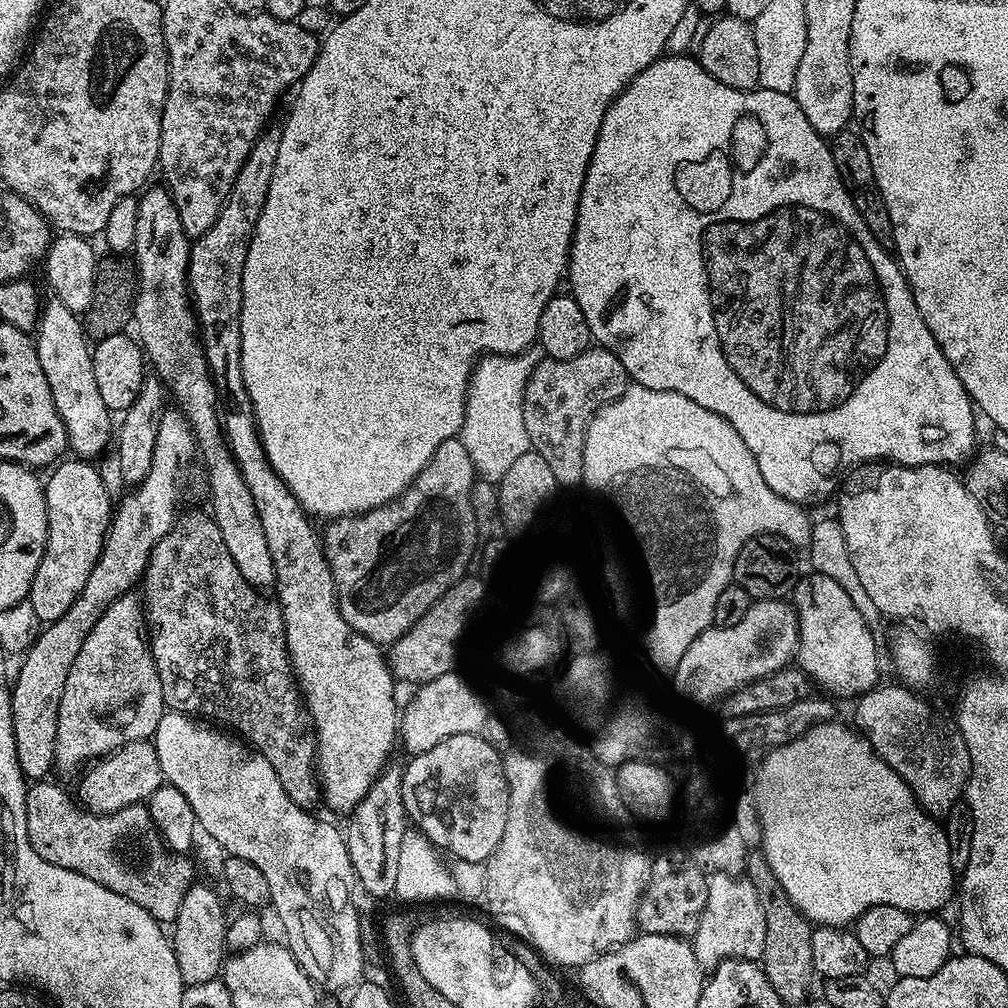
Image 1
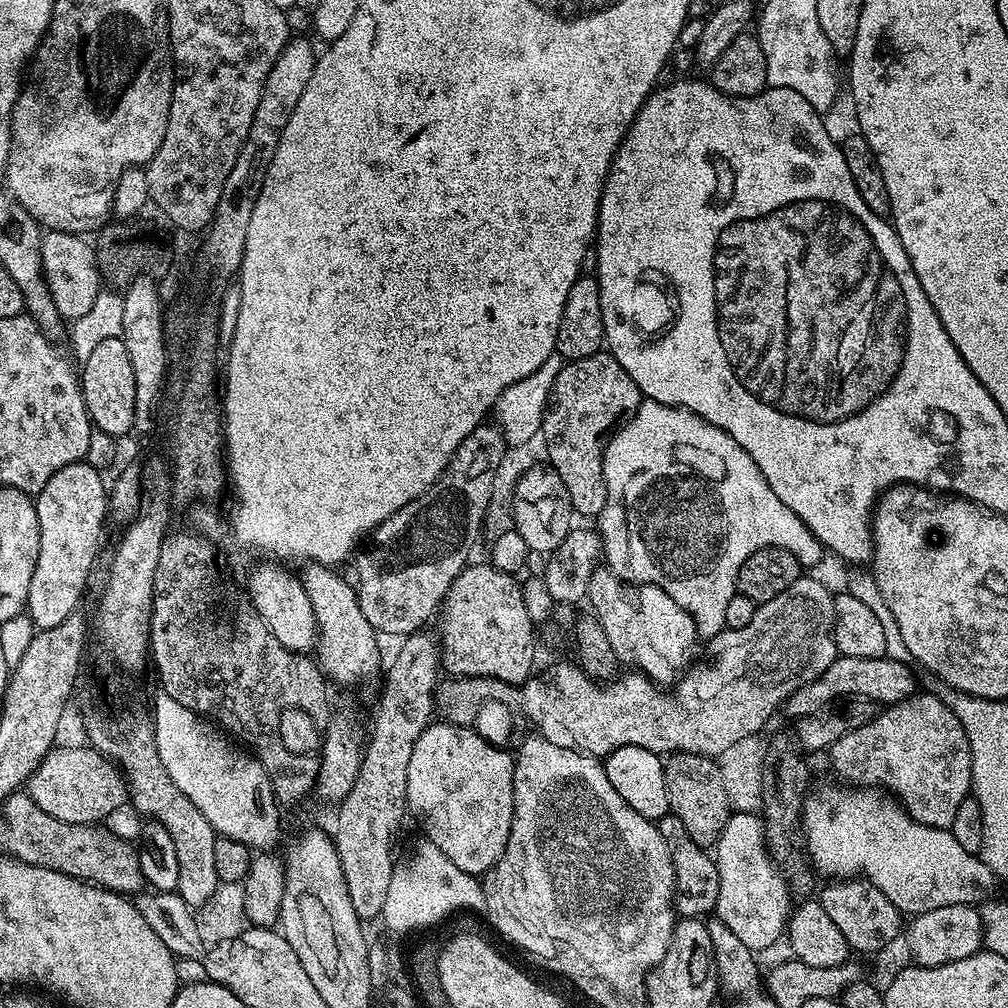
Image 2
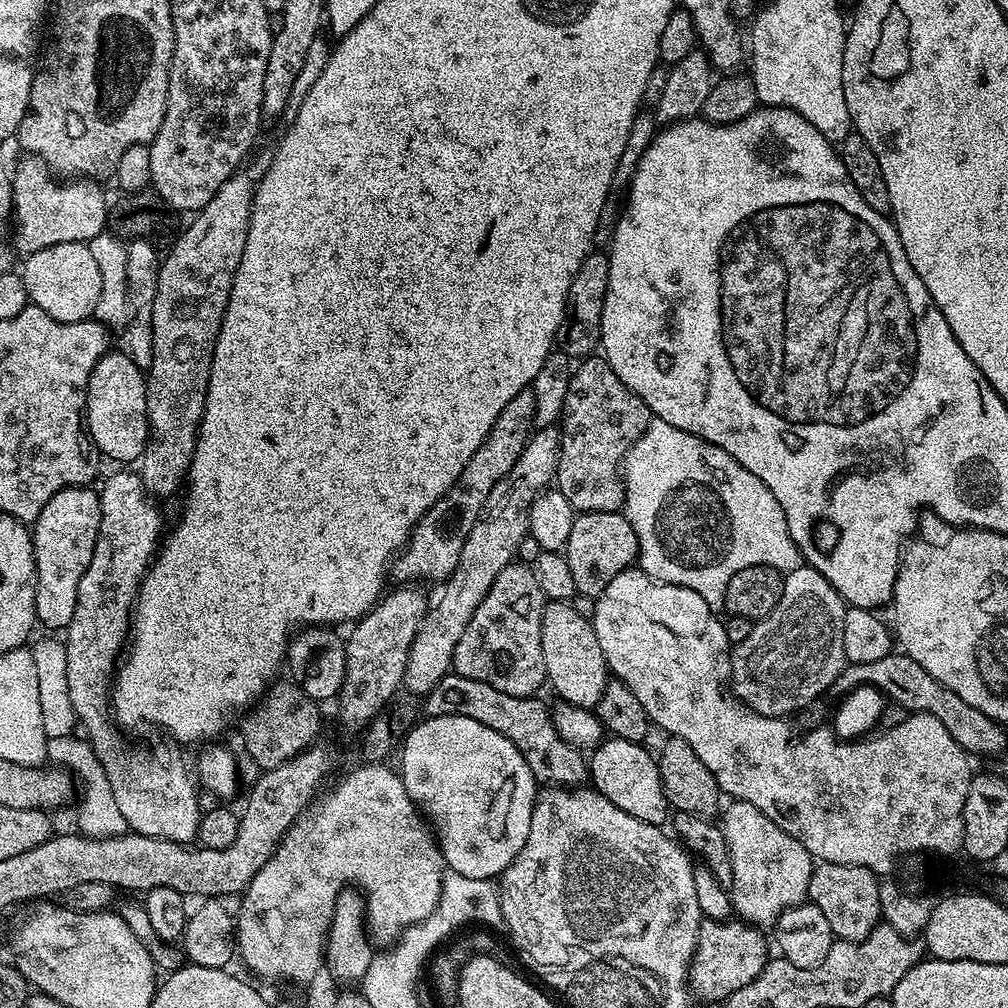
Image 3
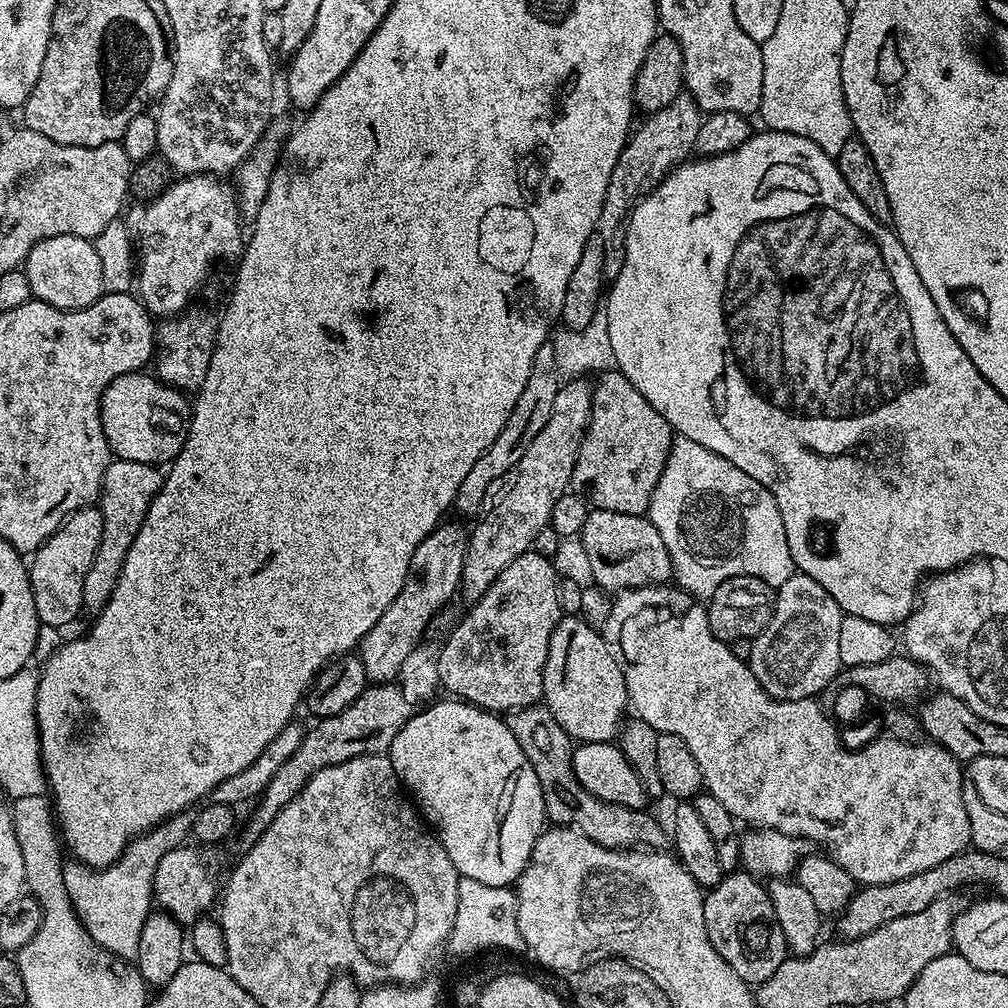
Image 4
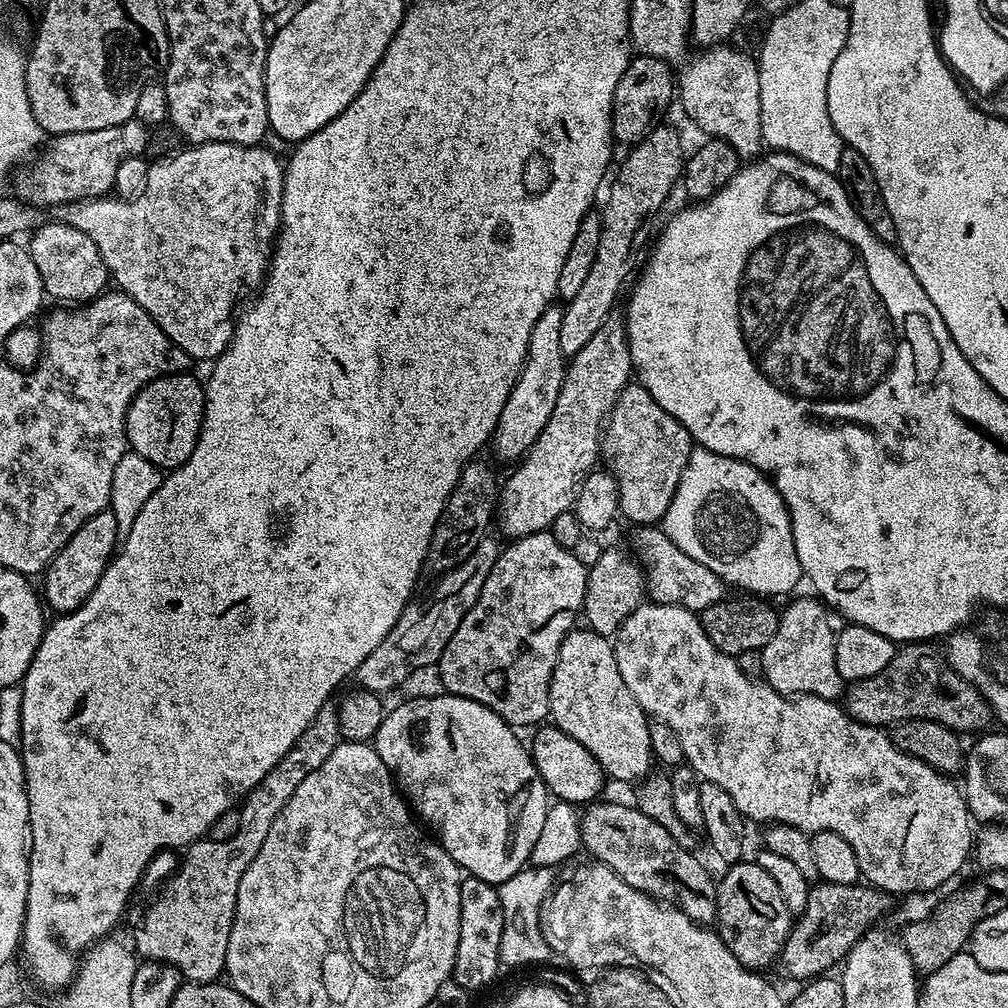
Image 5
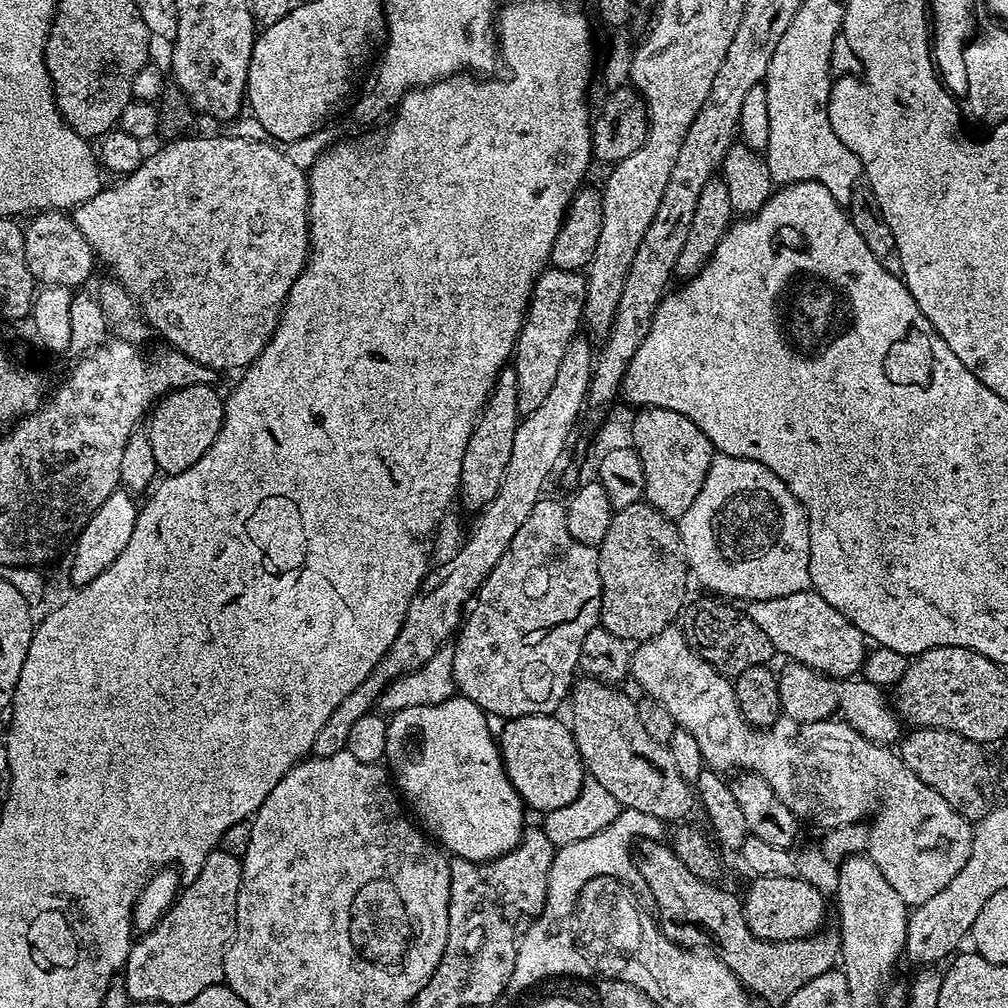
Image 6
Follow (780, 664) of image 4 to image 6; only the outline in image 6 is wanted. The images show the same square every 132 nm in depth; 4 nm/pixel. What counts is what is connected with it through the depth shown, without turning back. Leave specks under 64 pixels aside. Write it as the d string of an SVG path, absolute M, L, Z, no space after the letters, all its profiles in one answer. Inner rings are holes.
M797 662L785 663L784 669L779 669L778 677L778 694L780 695L780 712L789 716L794 722L799 724L809 724L810 722L818 722L835 717L837 713L850 725L854 730L858 730L866 739L872 740L875 744L892 746L901 739L902 720L893 711L889 697L886 695L885 689L874 686L874 682L863 678L833 678L825 676L822 672L816 672L812 668L806 667L805 664Z

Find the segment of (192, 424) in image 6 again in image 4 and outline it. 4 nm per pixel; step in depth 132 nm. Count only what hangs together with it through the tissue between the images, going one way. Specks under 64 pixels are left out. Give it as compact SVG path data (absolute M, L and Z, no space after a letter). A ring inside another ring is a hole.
M141 370L124 374L106 386L100 399L102 430L115 459L164 466L184 449L194 408L181 389L171 388L155 375L146 373Z

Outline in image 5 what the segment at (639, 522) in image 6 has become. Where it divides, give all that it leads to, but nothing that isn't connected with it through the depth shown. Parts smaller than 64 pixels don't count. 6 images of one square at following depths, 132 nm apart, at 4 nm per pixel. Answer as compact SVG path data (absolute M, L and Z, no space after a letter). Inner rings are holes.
M608 548L588 568L582 613L589 619L589 629L607 638L615 637L622 622L626 622L633 610L646 600L644 569L639 559L629 552L623 552L620 548Z

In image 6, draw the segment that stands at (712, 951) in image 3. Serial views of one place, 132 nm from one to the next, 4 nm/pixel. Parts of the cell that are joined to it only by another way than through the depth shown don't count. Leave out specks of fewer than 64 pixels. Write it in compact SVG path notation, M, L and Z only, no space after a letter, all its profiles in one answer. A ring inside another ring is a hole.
M799 875L756 876L753 884L742 892L742 911L746 926L760 940L793 940L803 936L812 936L821 931L824 920L824 896L808 880L799 880Z

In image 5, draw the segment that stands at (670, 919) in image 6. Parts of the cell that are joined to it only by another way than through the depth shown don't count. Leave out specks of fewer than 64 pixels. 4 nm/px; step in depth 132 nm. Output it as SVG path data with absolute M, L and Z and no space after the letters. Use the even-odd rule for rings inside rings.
M600 803L585 807L580 817L583 851L588 851L593 861L614 870L622 882L634 886L639 892L647 892L661 902L674 901L675 907L683 910L691 920L711 925L716 918L717 881L714 876L712 880L707 866L695 856L697 853L674 842L670 830L658 826L654 818L646 818L646 814L631 803ZM820 882L809 891L806 910L799 913L798 919L792 925L792 933L788 936L788 941L784 944L778 957L779 967L784 967L784 972L788 976L793 976L799 982L807 982L813 978L819 978L829 970L841 963L848 951L863 938L864 933L877 923L879 916L884 916L892 908L893 897L889 893L881 892L878 888L873 888L864 882L855 884L836 885Z

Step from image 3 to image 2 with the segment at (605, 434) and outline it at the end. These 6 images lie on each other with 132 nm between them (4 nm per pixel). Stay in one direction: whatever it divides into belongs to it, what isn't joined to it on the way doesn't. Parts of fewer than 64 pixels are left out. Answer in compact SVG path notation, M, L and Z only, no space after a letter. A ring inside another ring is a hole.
M607 350L595 352L590 358L567 361L558 378L554 378L540 433L546 438L547 463L562 478L577 517L599 517L602 506L606 506L606 482L602 474L606 437L636 413L641 399L634 378L618 366Z

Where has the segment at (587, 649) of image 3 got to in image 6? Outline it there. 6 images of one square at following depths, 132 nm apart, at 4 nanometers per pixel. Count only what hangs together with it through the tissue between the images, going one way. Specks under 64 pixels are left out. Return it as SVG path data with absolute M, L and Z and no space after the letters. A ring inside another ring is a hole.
M580 679L575 681L570 693L570 727L587 775L596 778L599 785L617 799L621 809L642 810L642 814L650 814L661 822L687 821L692 807L695 809L698 804L693 785L678 774L668 746L654 742L654 738L646 734L638 719L636 700L603 680Z

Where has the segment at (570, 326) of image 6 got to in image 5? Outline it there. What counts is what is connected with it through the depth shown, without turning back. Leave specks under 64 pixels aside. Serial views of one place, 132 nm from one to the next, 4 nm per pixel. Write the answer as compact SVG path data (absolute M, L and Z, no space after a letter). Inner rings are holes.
M553 306L544 311L538 322L534 322L524 369L520 372L518 382L514 382L514 390L510 390L510 398L506 398L506 406L502 406L498 426L490 441L490 448L496 451L500 460L519 461L543 434L546 422L550 422L550 414L554 414L554 402L558 402L566 367L562 342L558 342L563 317L563 307Z

